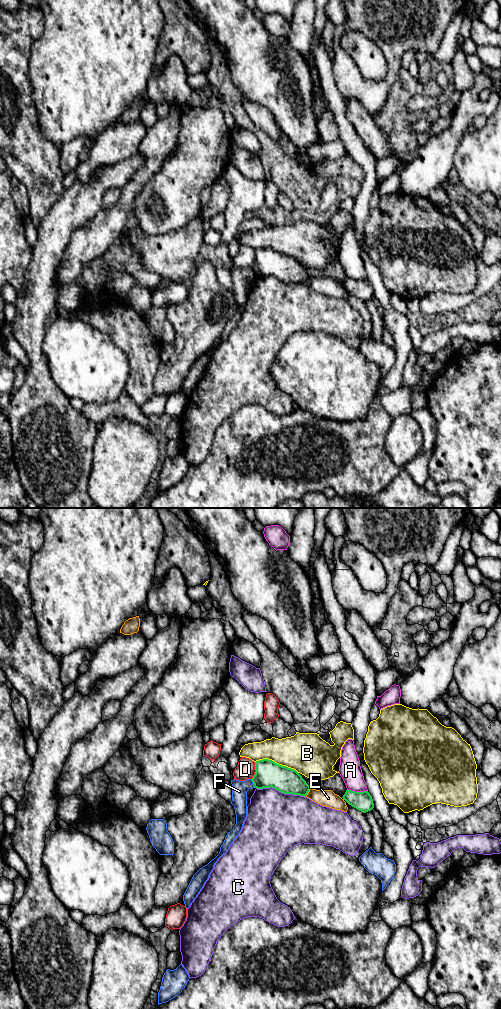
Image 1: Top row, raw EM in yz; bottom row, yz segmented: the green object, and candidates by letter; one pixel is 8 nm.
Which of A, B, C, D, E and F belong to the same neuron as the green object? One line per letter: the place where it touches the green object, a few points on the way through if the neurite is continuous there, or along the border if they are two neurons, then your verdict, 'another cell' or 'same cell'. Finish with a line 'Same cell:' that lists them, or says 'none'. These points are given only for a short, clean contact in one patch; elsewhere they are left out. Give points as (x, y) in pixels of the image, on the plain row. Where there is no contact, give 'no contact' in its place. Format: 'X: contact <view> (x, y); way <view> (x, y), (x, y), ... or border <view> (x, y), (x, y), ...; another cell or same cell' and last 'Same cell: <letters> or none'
A: contact yz (357, 280); border yz (347, 276), (353, 279), (367, 279); another cell
B: contact yz (276, 251); another cell
C: contact yz (281, 280); another cell
D: contact yz (255, 257); another cell
E: contact yz (308, 279); another cell
F: contact yz (253, 271); border yz (251, 267), (255, 275); another cell
Same cell: none

